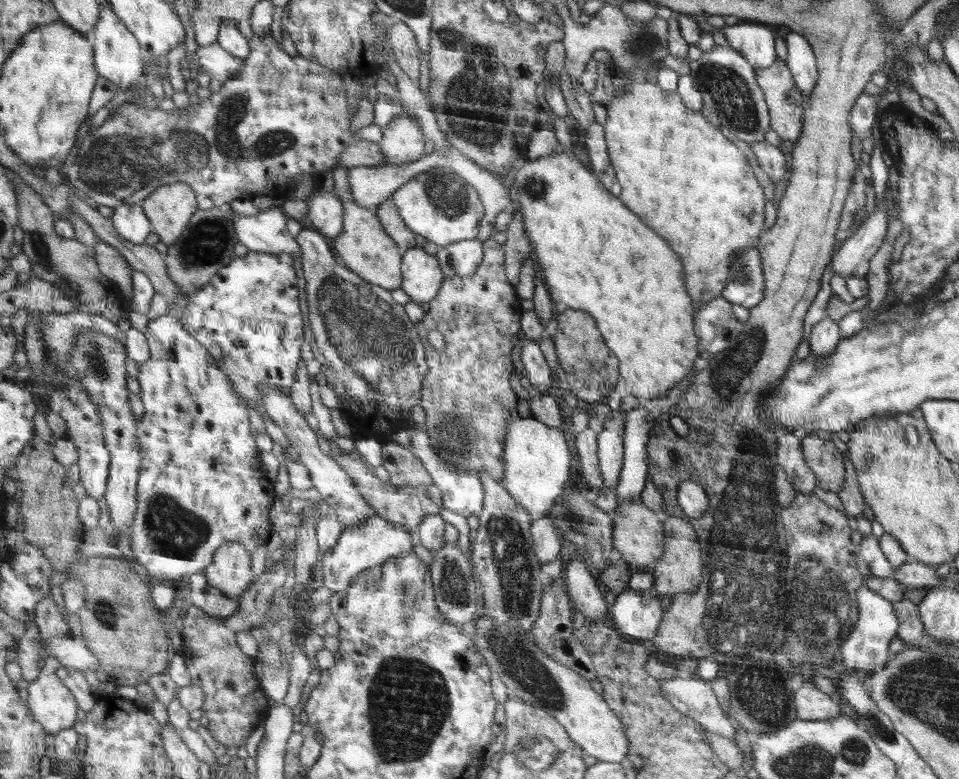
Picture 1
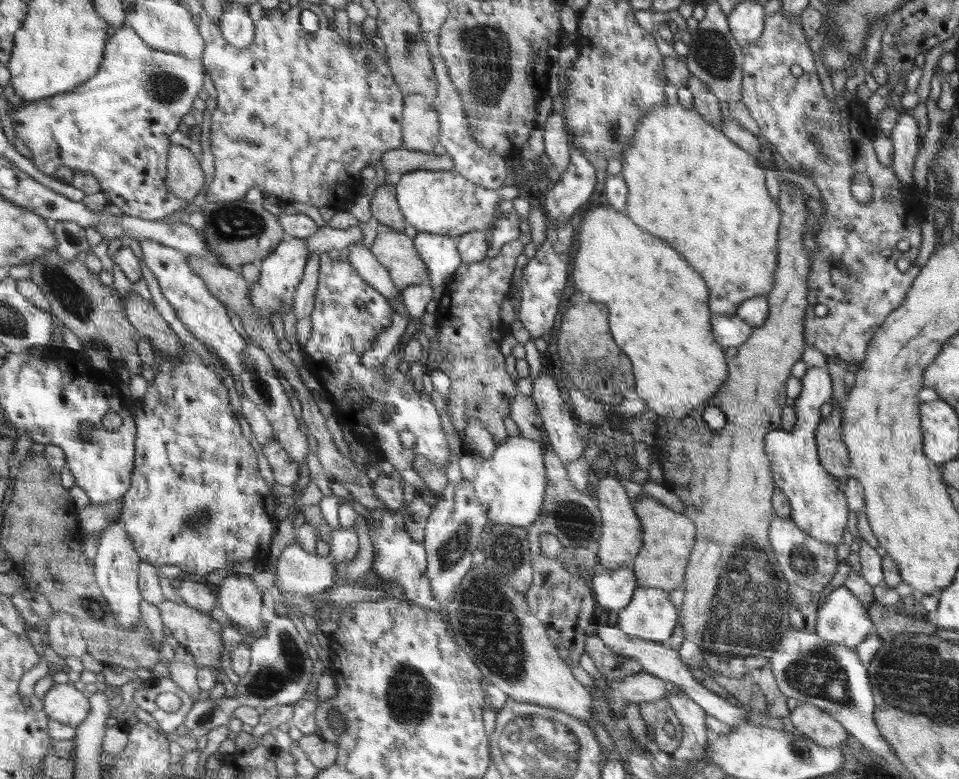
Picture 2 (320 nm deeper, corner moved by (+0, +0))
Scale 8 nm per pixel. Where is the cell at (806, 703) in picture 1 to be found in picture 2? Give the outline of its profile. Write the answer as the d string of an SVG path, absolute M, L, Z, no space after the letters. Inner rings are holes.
M799 703L789 715L795 730L810 737L816 744L824 748L844 746L849 732L832 717L814 704Z

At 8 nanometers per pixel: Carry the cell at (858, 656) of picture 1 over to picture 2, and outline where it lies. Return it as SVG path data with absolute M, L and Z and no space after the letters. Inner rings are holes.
M841 585L817 607L816 634L828 642L854 649L866 636L875 632L867 606Z

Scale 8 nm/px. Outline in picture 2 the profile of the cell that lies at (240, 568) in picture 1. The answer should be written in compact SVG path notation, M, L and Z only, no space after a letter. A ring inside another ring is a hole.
M234 573L223 579L216 589L222 610L248 638L263 634L258 630L264 630L260 614L262 598L254 584L250 576Z

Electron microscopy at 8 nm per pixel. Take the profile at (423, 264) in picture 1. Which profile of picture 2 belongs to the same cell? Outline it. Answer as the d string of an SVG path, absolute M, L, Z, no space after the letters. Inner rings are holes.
M419 232L413 238L421 259L430 275L433 298L439 300L444 294L448 278L454 275L463 263L457 247L457 237Z

